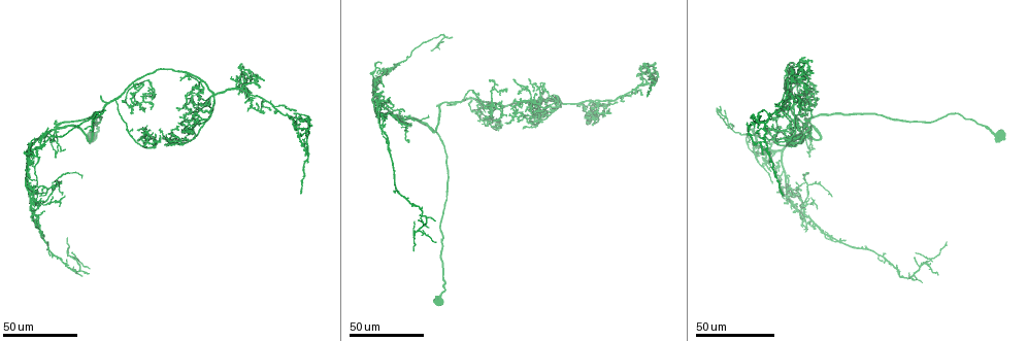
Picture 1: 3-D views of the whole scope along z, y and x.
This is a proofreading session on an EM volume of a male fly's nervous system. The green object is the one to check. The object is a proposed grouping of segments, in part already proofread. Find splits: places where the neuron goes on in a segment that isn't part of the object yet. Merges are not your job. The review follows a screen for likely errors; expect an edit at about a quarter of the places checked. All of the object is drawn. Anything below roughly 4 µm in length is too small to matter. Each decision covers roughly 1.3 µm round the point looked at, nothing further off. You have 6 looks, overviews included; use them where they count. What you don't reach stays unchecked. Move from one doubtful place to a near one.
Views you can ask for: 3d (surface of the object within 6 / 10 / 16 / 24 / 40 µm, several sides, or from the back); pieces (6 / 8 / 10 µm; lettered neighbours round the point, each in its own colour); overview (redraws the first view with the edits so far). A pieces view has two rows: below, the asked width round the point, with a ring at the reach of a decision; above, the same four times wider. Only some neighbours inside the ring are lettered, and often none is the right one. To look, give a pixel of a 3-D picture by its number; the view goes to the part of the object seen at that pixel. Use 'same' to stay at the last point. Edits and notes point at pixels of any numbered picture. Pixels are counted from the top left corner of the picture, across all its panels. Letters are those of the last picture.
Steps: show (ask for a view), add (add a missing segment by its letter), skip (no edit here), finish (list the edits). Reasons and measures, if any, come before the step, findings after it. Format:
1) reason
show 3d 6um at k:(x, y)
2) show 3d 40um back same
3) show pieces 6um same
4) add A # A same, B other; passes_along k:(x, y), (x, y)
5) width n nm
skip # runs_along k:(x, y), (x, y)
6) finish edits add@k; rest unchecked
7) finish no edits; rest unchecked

free end
show 3d 40um at 1:(513, 78)

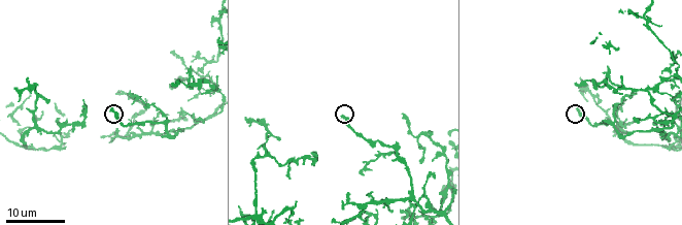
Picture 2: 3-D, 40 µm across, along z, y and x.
what lies round it
show pieces 8um at 2:(579, 106)

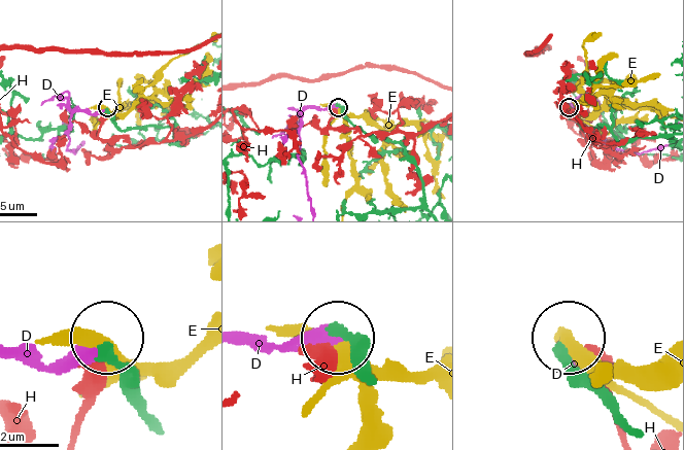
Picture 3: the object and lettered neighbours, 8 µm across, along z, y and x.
width 360 nm
add D # D same, E other, H other; passes_along 3:(151, 417), (129, 380), (97, 350), (55, 366), (10, 357); it goes on there

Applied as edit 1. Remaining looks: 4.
an open end
show 3d 24um at 2:(172, 82)

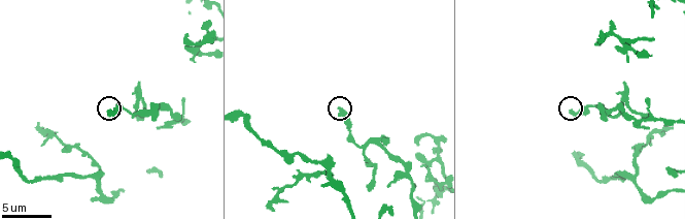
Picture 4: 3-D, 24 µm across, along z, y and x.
show 3d 6um at 4:(572, 111)

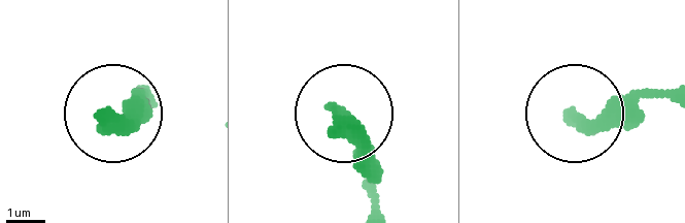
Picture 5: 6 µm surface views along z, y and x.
show pieces 10um at 5:(104, 115)

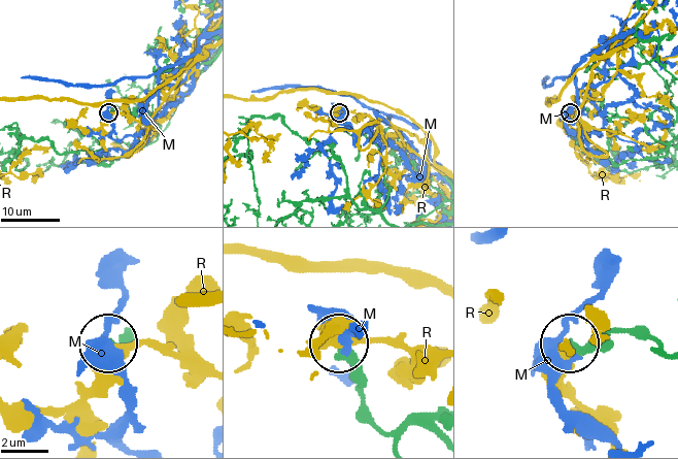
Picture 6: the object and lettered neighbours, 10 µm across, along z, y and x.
skip # M other, R other; none of them fits

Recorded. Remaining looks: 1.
finish edits add@3; rest unchecked

